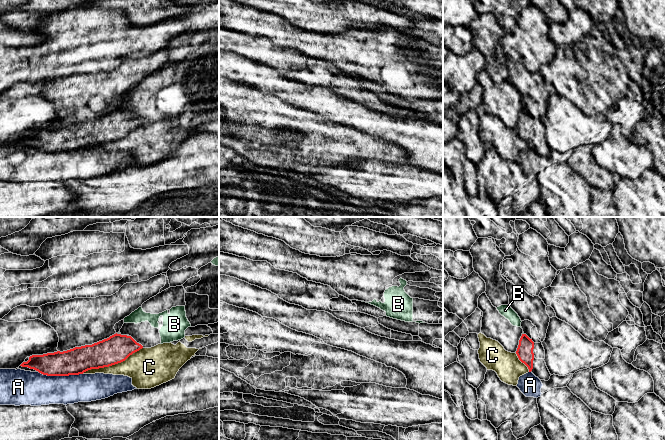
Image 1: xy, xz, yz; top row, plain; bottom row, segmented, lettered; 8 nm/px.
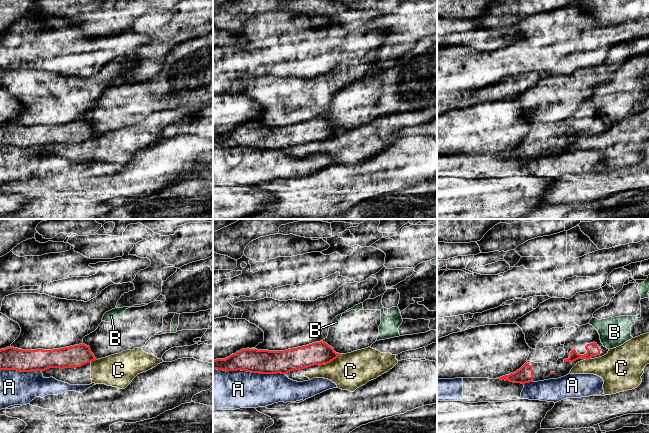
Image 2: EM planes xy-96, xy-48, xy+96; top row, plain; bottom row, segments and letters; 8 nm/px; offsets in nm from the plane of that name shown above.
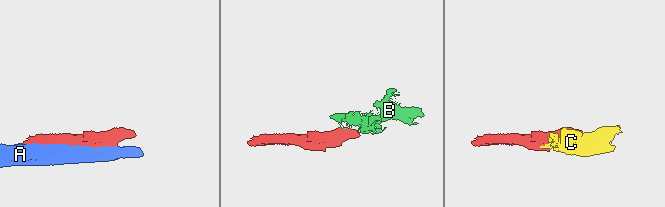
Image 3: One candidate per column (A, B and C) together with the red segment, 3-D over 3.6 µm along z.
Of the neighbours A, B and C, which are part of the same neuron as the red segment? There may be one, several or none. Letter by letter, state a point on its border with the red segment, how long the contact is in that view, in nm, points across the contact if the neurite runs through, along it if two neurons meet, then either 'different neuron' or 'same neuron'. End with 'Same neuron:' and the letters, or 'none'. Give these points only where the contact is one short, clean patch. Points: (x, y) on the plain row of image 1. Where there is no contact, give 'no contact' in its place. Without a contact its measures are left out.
A: contact xy (60, 151); length 360 nm; different neuron
B: contact xy (126, 111); length 30 nm; border xy (126, 111), (128, 112); different neuron
C: contact xy (112, 140); length 550 nm; different neuron
Same neuron: none

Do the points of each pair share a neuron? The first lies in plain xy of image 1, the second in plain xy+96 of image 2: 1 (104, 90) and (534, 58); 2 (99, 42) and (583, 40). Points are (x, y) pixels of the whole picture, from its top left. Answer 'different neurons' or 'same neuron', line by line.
1: different neurons
2: same neuron

